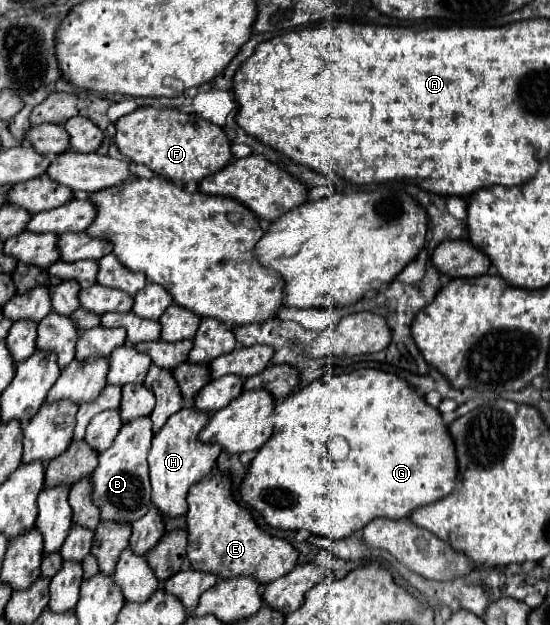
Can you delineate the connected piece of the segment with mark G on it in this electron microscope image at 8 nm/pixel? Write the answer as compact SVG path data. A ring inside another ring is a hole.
M356 369L344 375L324 375L312 385L290 393L274 407L270 419L274 431L252 459L240 485L240 497L274 529L306 529L314 535L344 539L362 531L364 525L376 517L408 517L410 511L442 499L456 485L454 443L438 409L426 405L426 401L394 373ZM334 439L348 443L346 455L336 455L336 445L328 445L328 441Z

